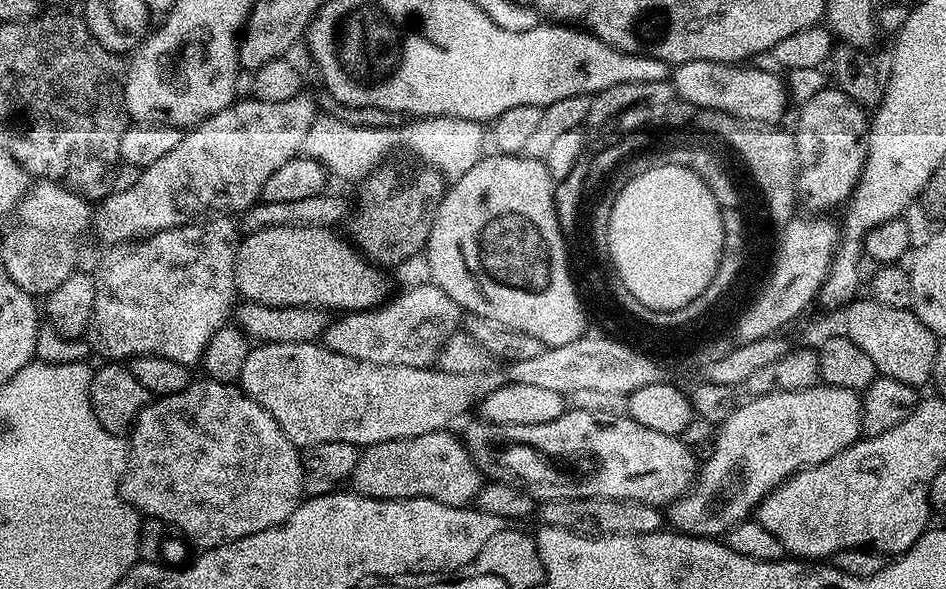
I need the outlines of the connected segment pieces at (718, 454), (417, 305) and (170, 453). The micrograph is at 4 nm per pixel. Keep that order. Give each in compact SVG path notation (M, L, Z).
M817 386L814 388L807 388L806 390L798 390L797 392L775 392L769 396L758 396L755 398L745 399L733 412L724 420L723 424L719 425L718 431L715 433L713 444L713 454L706 461L699 465L698 475L692 481L691 488L688 489L684 495L680 496L674 501L674 508L678 511L684 512L683 531L690 536L702 536L705 538L720 538L723 537L729 529L733 528L735 524L740 524L743 520L749 519L755 513L756 507L762 502L762 498L766 498L766 494L770 494L770 490L774 490L777 486L793 476L794 473L799 472L802 468L809 468L815 464L826 462L834 454L838 454L842 450L850 447L855 440L861 439L862 433L860 431L860 402L861 397L850 390L842 390L841 388L830 388L827 386Z
M425 282L400 292L389 304L381 303L363 312L346 312L329 323L322 343L334 354L374 362L382 366L414 366L427 368L435 365L440 347L462 324L462 310L437 284Z
M200 378L197 384L196 381L189 383L185 392L153 399L140 411L128 440L128 469L120 477L120 497L131 508L135 508L141 517L153 516L161 520L165 526L172 527L173 524L190 543L197 544L197 549L203 550L217 548L219 544L226 544L230 540L246 538L250 534L258 534L262 530L270 530L284 524L286 518L290 518L290 514L294 514L296 507L305 499L305 475L300 461L300 448L294 442L290 442L290 438L286 438L282 426L278 426L278 422L274 422L274 418L270 418L270 414L266 414L266 410L262 410L262 406L258 406L254 398L246 395L244 389L236 384L223 384Z

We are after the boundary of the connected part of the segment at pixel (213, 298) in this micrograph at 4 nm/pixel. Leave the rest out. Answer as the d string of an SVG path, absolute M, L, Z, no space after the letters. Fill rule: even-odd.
M204 218L165 232L153 232L142 240L109 247L94 274L94 310L86 333L91 351L108 362L127 362L133 356L161 356L189 366L199 365L206 342L229 319L232 299L238 296L234 247L238 235L228 220L231 219Z

